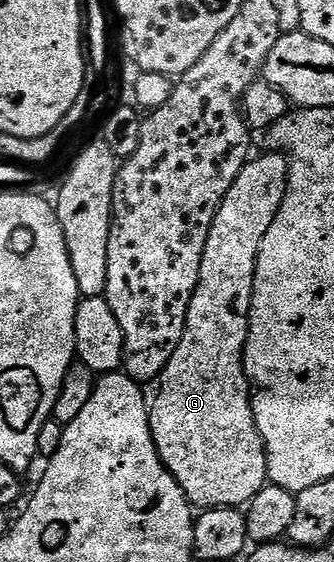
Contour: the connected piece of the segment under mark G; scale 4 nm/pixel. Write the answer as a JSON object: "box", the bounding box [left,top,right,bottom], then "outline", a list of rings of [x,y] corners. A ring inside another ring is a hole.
{"box":[149,150,289,510],"outline":[[[267,150],[264,153],[264,156],[257,157],[258,155],[256,155],[254,158],[248,159],[247,164],[241,170],[241,174],[237,174],[233,186],[229,186],[229,190],[217,210],[215,221],[209,230],[209,238],[205,242],[205,254],[201,258],[199,281],[195,287],[193,298],[188,304],[187,321],[185,322],[183,337],[176,348],[176,352],[169,358],[168,364],[165,366],[163,372],[160,373],[157,379],[159,393],[156,394],[155,400],[153,396],[149,404],[151,433],[153,434],[153,442],[157,446],[157,454],[161,458],[164,466],[171,471],[171,477],[179,483],[181,490],[187,495],[187,503],[199,510],[206,510],[208,508],[242,509],[244,506],[250,504],[251,499],[269,483],[267,478],[267,451],[263,448],[263,439],[257,430],[257,422],[253,418],[251,394],[247,382],[247,375],[243,369],[243,351],[245,350],[247,331],[249,330],[249,322],[251,321],[251,299],[253,298],[253,286],[255,285],[257,254],[259,253],[259,247],[265,238],[265,234],[269,234],[269,226],[273,226],[273,218],[277,218],[277,210],[287,193],[289,160],[282,152]]]}

